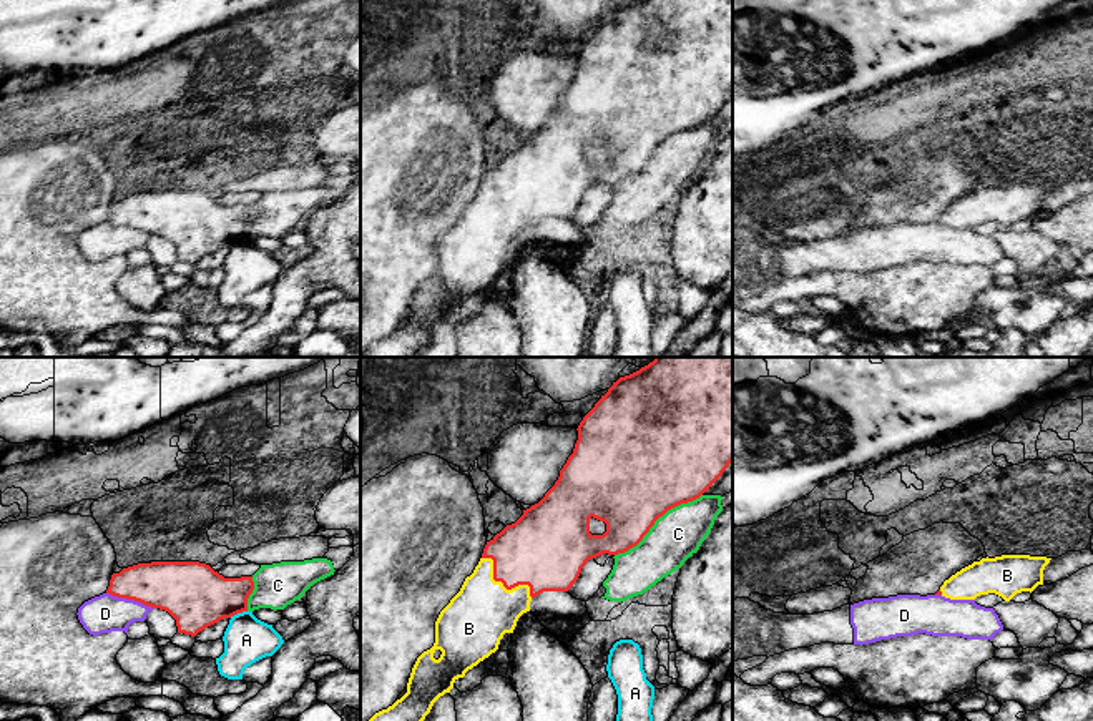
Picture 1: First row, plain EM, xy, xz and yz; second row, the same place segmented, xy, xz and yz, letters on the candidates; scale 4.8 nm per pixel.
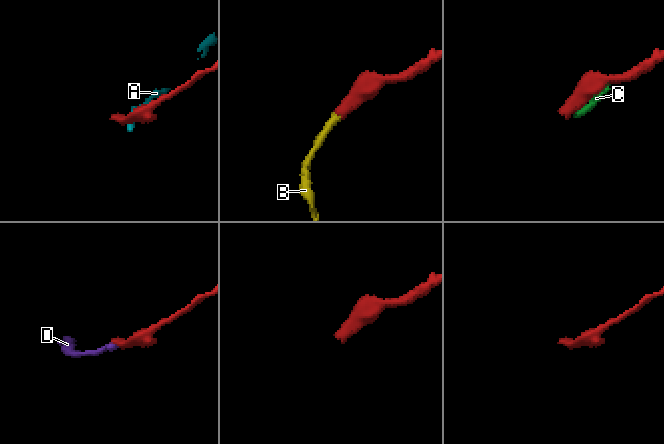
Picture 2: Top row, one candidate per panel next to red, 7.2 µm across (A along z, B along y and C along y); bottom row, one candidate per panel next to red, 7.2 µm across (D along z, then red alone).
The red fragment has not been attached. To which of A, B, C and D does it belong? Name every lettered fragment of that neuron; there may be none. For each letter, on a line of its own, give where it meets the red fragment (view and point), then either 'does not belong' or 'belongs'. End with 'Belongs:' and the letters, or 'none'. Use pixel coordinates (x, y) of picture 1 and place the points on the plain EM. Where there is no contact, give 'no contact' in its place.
A: xy (238, 240) | does not belong
B: xz (502, 210) | belongs
C: xz (656, 147) | does not belong
D: xy (130, 226) | does not belong
Belongs: B

